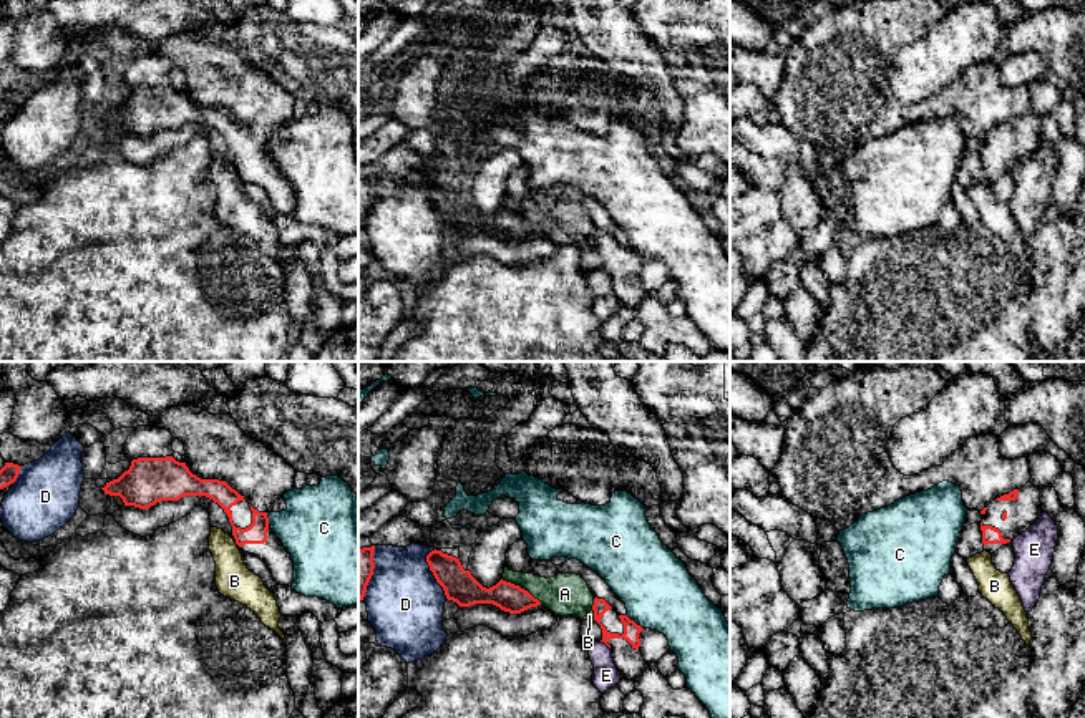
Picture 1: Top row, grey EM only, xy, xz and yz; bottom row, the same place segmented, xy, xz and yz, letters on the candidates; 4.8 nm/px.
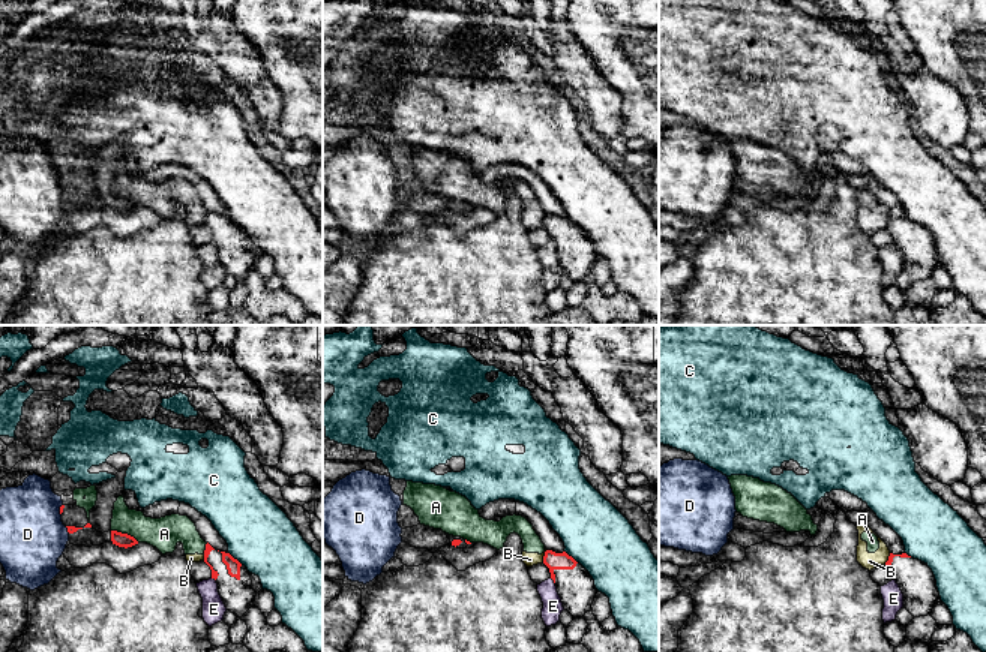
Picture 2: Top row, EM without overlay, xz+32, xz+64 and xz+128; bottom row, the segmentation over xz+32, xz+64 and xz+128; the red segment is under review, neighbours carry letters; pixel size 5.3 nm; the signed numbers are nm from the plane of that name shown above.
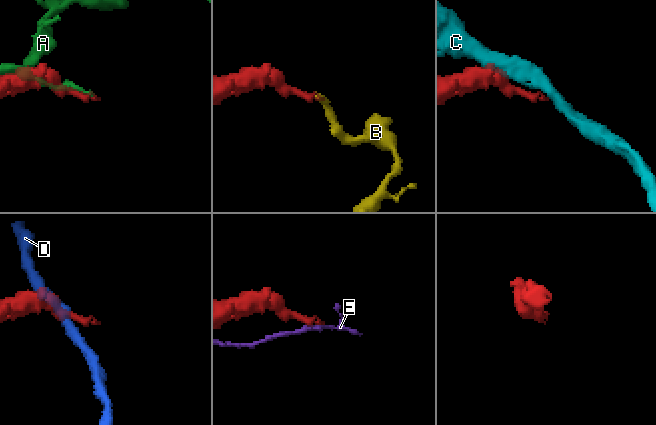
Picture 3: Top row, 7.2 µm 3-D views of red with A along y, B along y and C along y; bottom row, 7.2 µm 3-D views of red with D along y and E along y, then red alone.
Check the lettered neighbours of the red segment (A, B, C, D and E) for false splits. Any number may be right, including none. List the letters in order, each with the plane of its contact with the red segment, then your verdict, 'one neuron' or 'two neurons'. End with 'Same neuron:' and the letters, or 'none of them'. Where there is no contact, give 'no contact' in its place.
A: xz | two neurons
B: xy | two neurons
C: xz | two neurons
D: xz | two neurons
E: xz | two neurons
Same neuron: none of them

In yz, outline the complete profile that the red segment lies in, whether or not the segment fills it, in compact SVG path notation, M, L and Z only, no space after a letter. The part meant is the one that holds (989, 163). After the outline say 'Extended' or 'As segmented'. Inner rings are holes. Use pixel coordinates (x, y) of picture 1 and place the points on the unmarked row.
M1027 111L992 129L980 139L980 159L984 179L994 182L1004 172L1025 161L1044 141L1040 118Z. Extended

